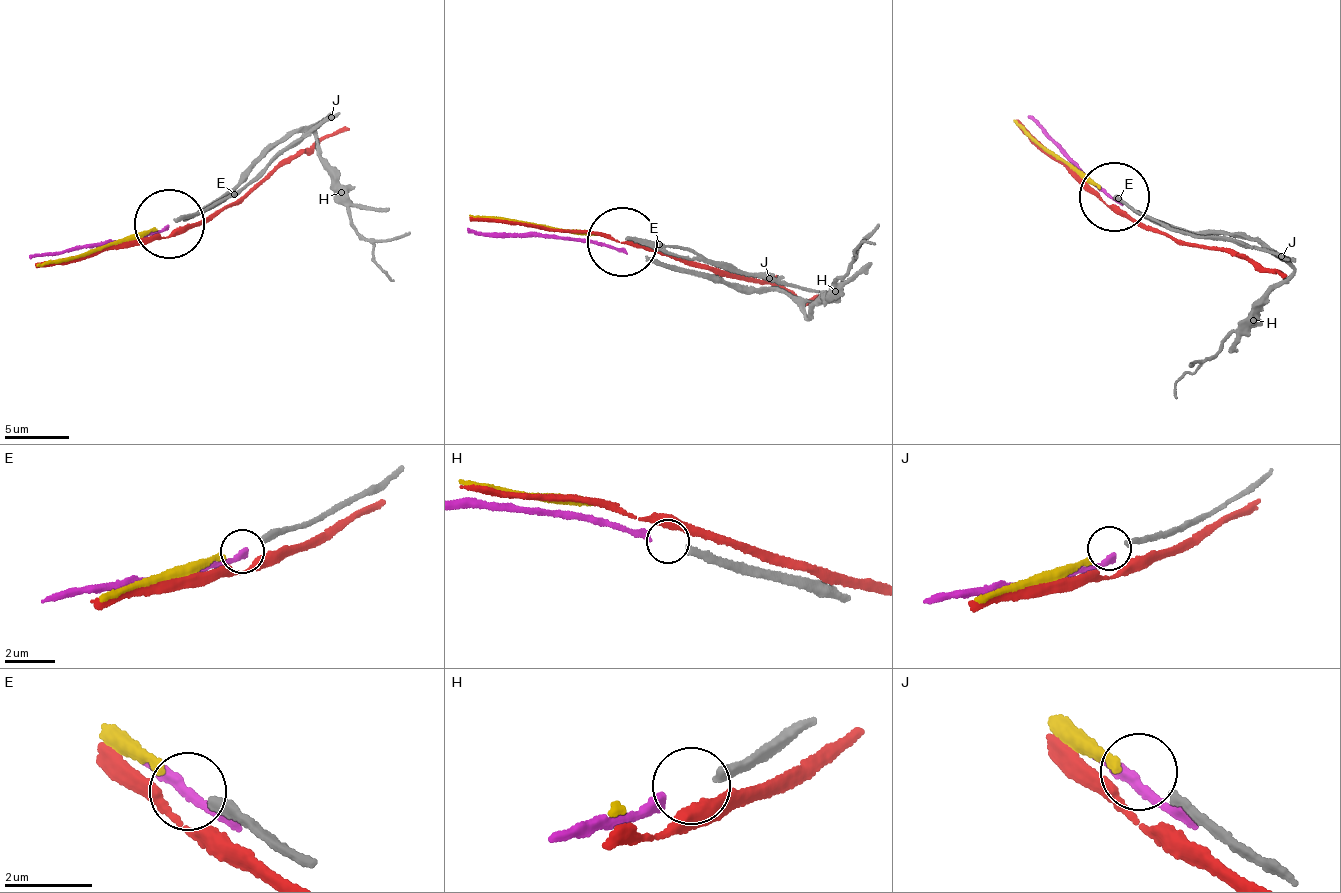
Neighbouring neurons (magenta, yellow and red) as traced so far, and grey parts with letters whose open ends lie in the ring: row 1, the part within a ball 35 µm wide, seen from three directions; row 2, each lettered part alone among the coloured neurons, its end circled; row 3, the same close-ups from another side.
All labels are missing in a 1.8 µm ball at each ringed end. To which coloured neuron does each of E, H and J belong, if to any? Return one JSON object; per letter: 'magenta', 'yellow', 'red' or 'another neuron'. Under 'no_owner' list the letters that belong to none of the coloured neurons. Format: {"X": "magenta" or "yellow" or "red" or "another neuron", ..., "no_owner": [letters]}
{"E": "yellow", "H": "magenta", "J": "another neuron", "no_owner": ["J"]}

